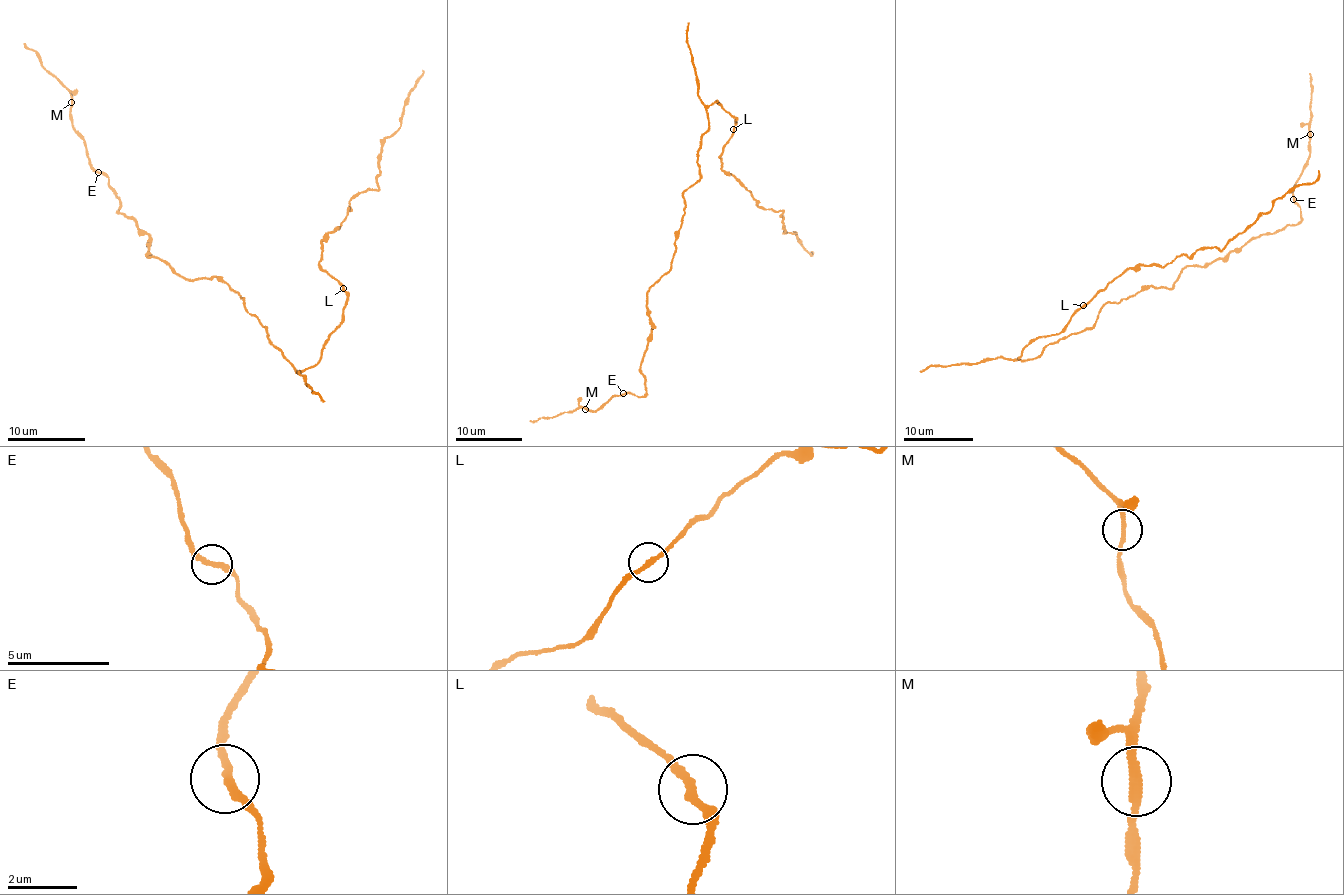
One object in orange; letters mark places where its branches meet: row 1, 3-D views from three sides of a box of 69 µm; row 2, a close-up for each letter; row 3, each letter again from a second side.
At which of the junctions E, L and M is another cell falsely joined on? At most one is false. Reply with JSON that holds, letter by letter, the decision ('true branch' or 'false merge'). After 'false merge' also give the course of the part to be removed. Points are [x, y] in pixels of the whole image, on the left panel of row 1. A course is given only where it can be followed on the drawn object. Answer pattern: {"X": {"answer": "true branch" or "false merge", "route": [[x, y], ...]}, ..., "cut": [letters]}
{"E": {"answer": "true branch"}, "L": {"answer": "true branch"}, "M": {"answer": "true branch"}, "cut": []}

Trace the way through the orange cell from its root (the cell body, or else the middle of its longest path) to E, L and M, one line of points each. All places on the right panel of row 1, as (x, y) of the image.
E: (1064, 337), (1092, 328), (1109, 303), (1150, 285), (1171, 288), (1185, 267), (1207, 266), (1295, 225), (1293, 199)
L: (1064, 337), (1045, 345), (1040, 356), (1017, 358), (1022, 349), (1032, 341), (1063, 330), (1071, 316), (1083, 305)
M: (1064, 337), (1092, 328), (1109, 303), (1171, 288), (1185, 267), (1297, 223), (1293, 186), (1310, 134)

